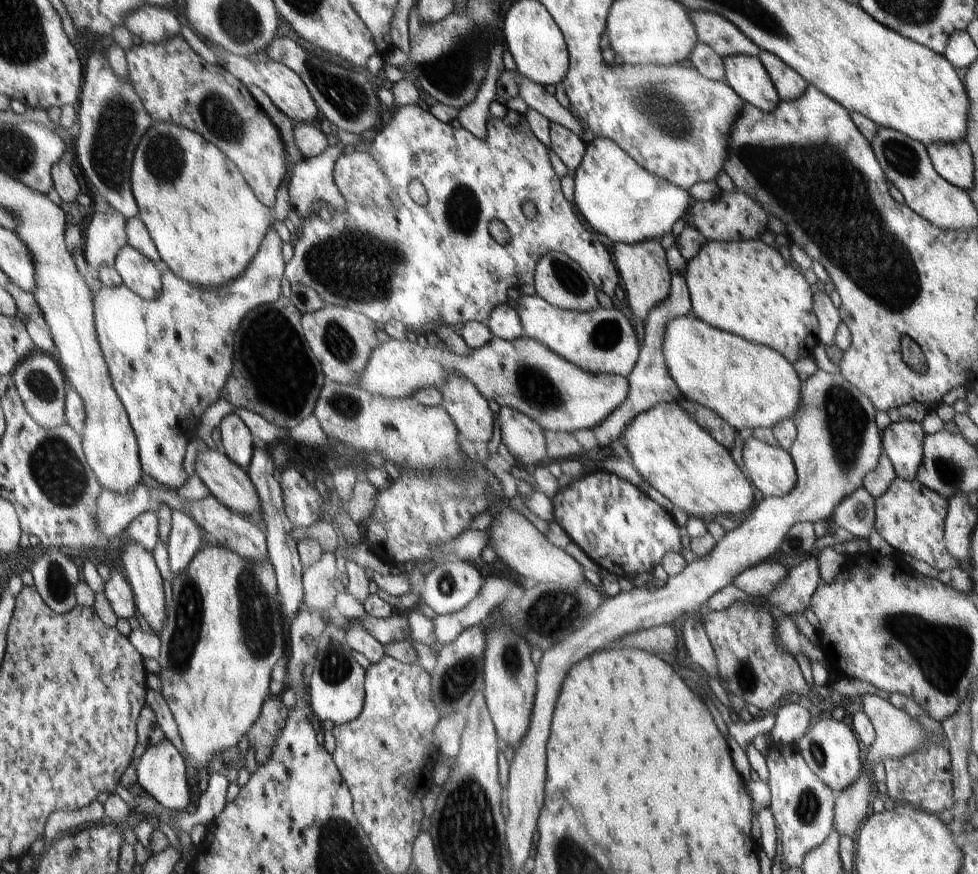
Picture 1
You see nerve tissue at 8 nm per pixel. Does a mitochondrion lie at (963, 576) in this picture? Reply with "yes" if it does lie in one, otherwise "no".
no

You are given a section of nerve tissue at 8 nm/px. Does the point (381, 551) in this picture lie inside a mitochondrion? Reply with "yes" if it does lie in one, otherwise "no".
no

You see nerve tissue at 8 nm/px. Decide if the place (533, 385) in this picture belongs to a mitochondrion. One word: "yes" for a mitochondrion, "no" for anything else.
yes

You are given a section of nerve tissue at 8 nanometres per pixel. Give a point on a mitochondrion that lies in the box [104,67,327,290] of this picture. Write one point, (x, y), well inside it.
(221, 120)

